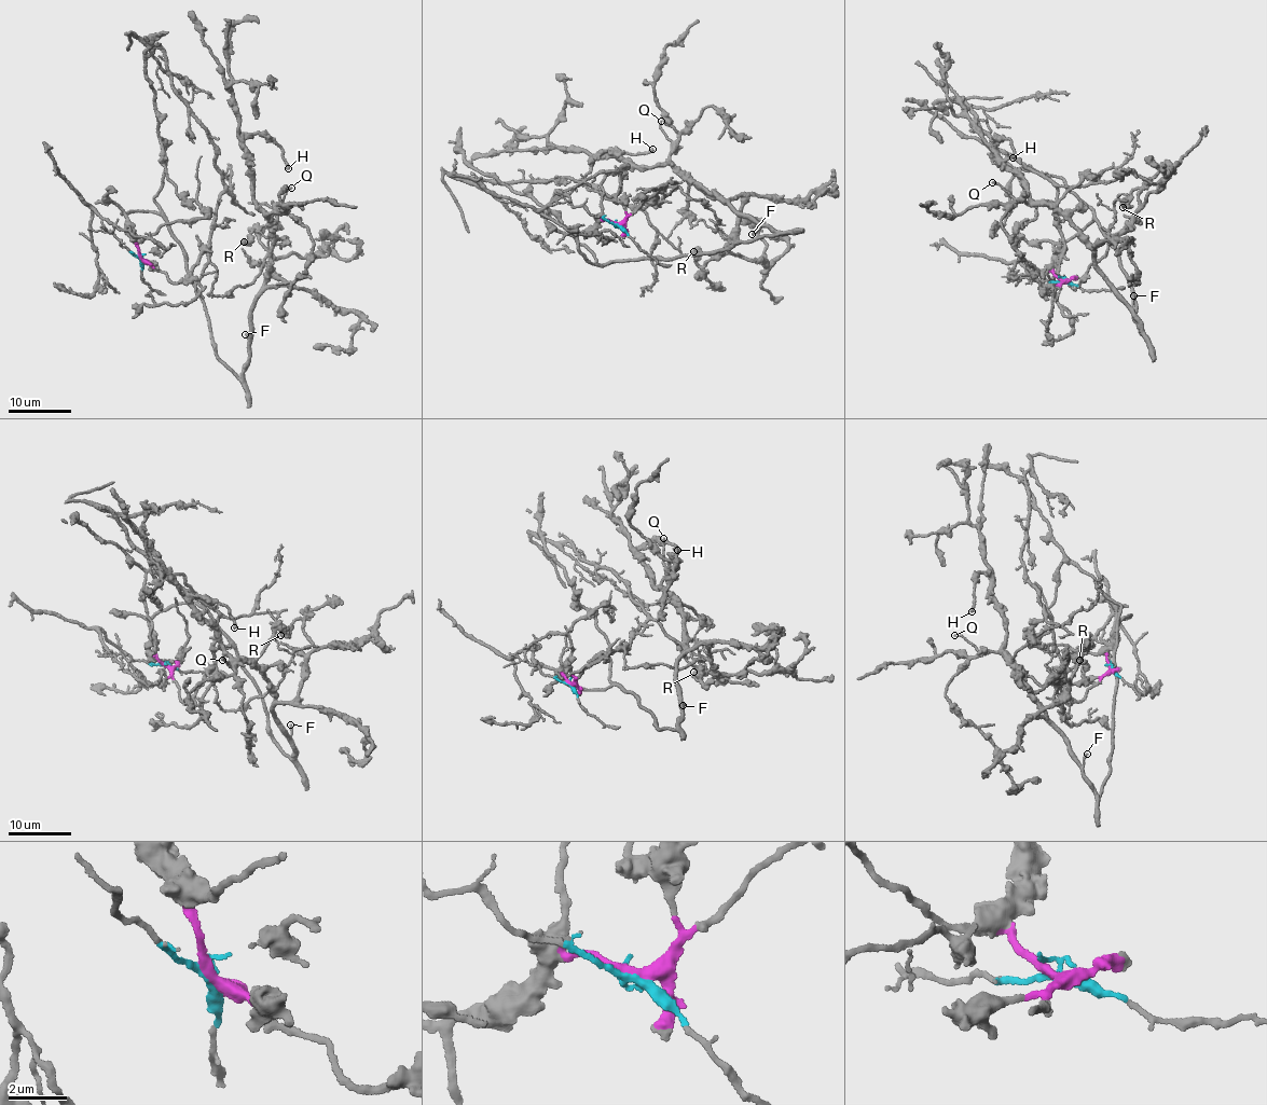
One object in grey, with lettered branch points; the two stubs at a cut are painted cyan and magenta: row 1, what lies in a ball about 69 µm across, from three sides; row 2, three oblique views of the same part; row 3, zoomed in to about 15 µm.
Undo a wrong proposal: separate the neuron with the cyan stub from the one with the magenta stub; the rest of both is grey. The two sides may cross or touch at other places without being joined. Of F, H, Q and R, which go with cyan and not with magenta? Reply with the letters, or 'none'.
none

